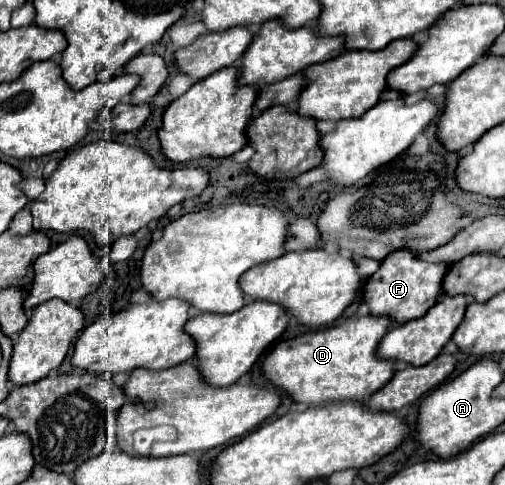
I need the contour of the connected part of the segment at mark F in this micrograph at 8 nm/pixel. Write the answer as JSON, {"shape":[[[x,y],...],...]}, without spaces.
{"shape":[[[394,251],[382,263],[380,269],[368,277],[362,293],[362,303],[368,305],[370,315],[390,315],[394,323],[406,323],[410,319],[422,317],[442,293],[442,279],[448,265],[426,263],[418,259],[412,251]]]}

